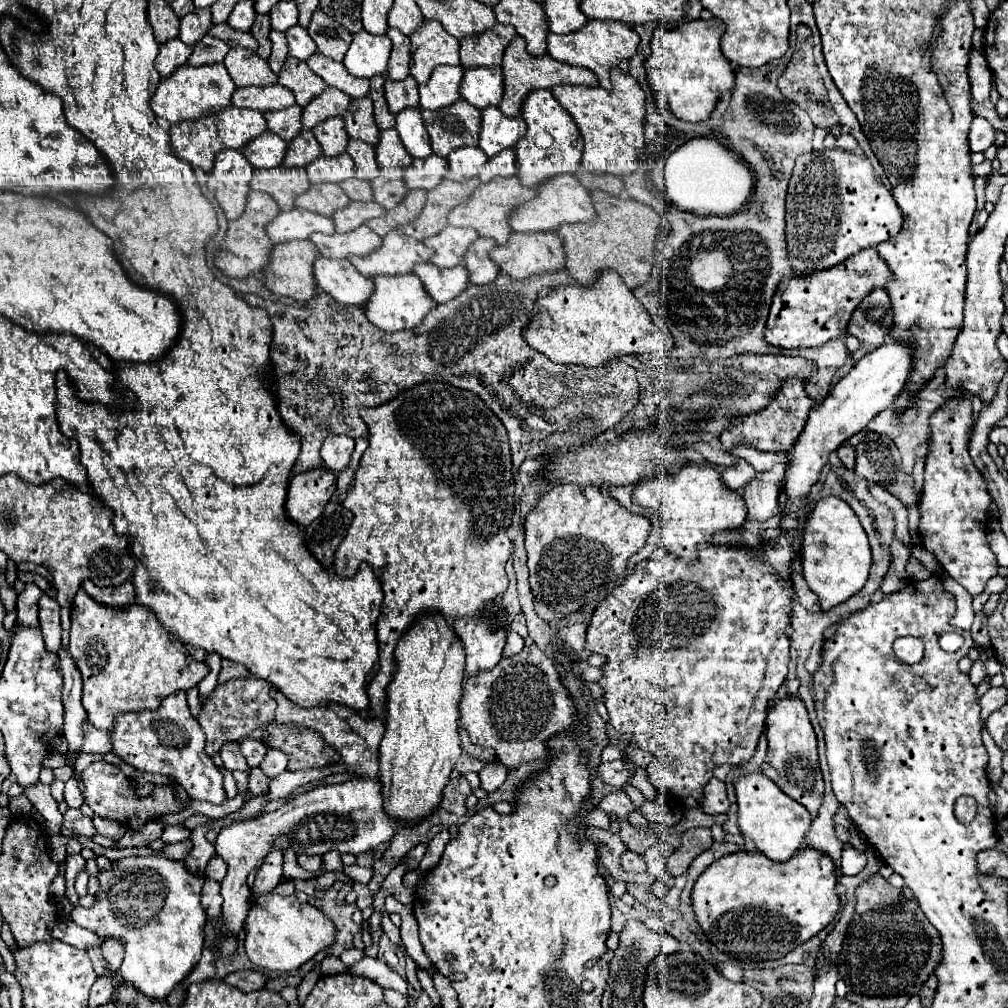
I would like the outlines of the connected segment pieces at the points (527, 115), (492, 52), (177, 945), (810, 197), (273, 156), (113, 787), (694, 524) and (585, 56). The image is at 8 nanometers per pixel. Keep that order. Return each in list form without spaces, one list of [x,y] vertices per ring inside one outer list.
[[[536,90],[528,94],[522,106],[522,118],[528,124],[526,136],[516,144],[516,158],[518,158],[518,178],[524,186],[536,188],[560,174],[576,174],[582,170],[582,134],[574,124],[570,112],[554,100],[550,90]]]
[[[496,24],[482,36],[468,36],[460,40],[460,60],[464,68],[500,66],[506,46],[510,44],[516,30],[512,26]]]
[[[130,856],[118,860],[114,870],[100,872],[98,880],[102,888],[96,896],[98,902],[92,908],[76,906],[70,920],[96,932],[102,940],[108,936],[122,938],[126,944],[124,962],[120,966],[120,976],[124,982],[132,984],[144,996],[164,1000],[176,988],[176,984],[180,984],[192,972],[202,954],[206,912],[200,906],[200,888],[204,884],[204,876],[190,874],[182,862],[174,862],[162,856]]]
[[[840,148],[802,154],[796,160],[786,194],[786,244],[792,274],[812,276],[814,272],[834,268],[834,264],[842,264],[842,260],[848,260],[860,250],[878,246],[880,242],[896,236],[904,220],[902,210],[892,198],[892,192],[880,182],[874,166],[864,154],[850,154]]]
[[[264,132],[262,136],[250,140],[242,152],[254,168],[274,168],[282,164],[286,156],[286,144],[288,142],[274,132]]]
[[[104,760],[92,762],[82,772],[82,780],[84,780],[84,786],[86,786],[86,790],[84,790],[86,804],[94,810],[94,814],[98,814],[102,818],[110,818],[110,820],[122,822],[130,830],[140,830],[150,820],[158,820],[164,814],[180,812],[182,810],[182,808],[178,808],[178,800],[174,800],[174,792],[170,792],[170,784],[154,786],[150,796],[142,798],[142,796],[138,796],[136,786],[130,782],[130,778],[126,778],[118,766],[108,764]]]
[[[690,464],[682,468],[678,474],[666,474],[660,472],[658,476],[646,480],[644,484],[638,484],[632,492],[632,502],[638,506],[644,506],[648,512],[656,514],[662,524],[662,542],[670,554],[674,554],[684,564],[696,564],[698,562],[698,544],[712,542],[712,536],[720,530],[738,530],[746,520],[746,506],[740,494],[730,492],[722,486],[722,478],[718,472],[714,472],[708,466],[696,466]]]
[[[588,20],[588,24],[574,32],[574,34],[548,34],[548,54],[554,60],[566,62],[566,64],[574,64],[574,66],[582,66],[592,70],[602,88],[610,88],[610,70],[620,66],[622,62],[628,62],[638,48],[638,34],[634,30],[630,30],[626,24],[616,22],[616,20]]]

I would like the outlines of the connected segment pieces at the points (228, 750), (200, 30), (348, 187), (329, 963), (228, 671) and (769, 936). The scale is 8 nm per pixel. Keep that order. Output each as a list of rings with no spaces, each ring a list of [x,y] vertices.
[[[228,742],[228,744],[224,744],[222,746],[222,750],[220,750],[220,756],[222,756],[222,762],[224,762],[224,766],[228,768],[228,770],[240,770],[240,772],[244,772],[244,774],[250,774],[252,772],[252,768],[246,764],[246,758],[242,756],[242,752],[238,750],[238,744],[236,742]]]
[[[210,8],[194,10],[180,20],[180,40],[184,40],[184,44],[188,46],[194,46],[202,36],[208,34],[210,26],[212,26]]]
[[[350,178],[340,182],[342,190],[350,196],[350,200],[362,200],[362,202],[370,202],[374,200],[372,192],[370,192],[370,182],[366,180],[358,180],[358,178]]]
[[[326,956],[320,964],[322,968],[322,974],[336,974],[336,972],[348,972],[348,966],[344,966],[338,958],[334,956]]]
[[[224,660],[220,676],[218,676],[218,684],[224,684],[226,680],[232,680],[232,678],[250,678],[250,672],[246,672],[246,668],[242,668],[242,664],[234,664],[232,660]]]
[[[810,846],[802,848],[800,854],[792,856],[788,862],[772,862],[760,854],[738,852],[716,860],[700,874],[692,888],[692,910],[708,944],[718,948],[726,956],[740,962],[778,960],[802,942],[806,942],[808,938],[816,936],[816,932],[820,932],[834,920],[840,908],[840,900],[834,886],[836,874],[832,860]]]

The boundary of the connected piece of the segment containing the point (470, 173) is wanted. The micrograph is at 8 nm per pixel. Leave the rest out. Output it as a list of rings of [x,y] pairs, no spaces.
[[[458,148],[448,156],[448,168],[450,180],[470,180],[474,176],[478,176],[480,168],[486,164],[488,156],[480,150],[480,148]]]

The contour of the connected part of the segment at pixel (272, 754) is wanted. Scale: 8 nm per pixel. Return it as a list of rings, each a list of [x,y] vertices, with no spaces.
[[[268,749],[266,756],[260,764],[260,768],[264,773],[271,778],[276,777],[278,774],[286,770],[288,757],[279,749]]]

